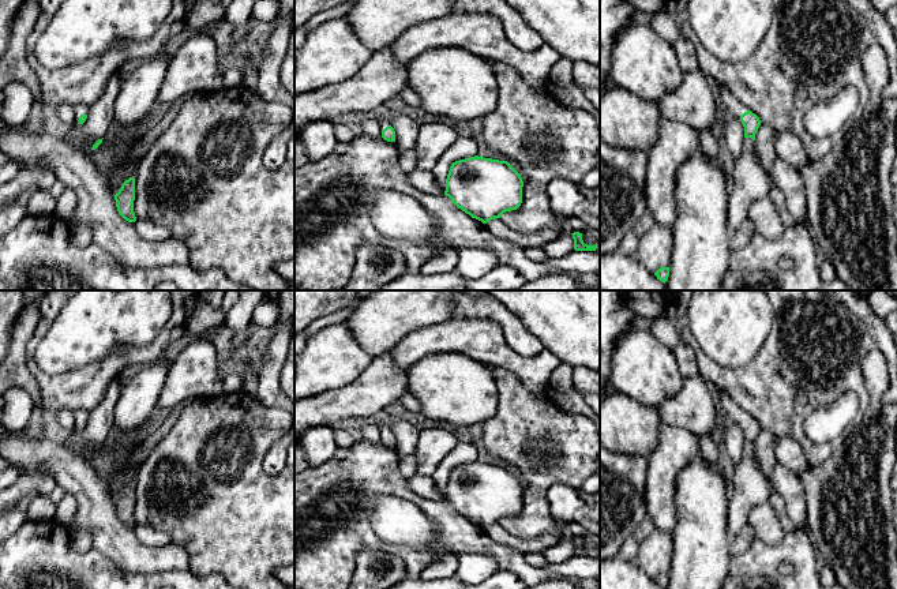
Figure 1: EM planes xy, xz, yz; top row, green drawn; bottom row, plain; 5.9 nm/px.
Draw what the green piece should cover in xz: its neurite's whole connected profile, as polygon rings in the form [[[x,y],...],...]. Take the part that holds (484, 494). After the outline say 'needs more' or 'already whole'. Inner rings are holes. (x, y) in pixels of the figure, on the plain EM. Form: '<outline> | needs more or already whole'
[[[474,461],[451,469],[444,500],[487,529],[521,511],[522,492],[521,480],[507,466]]] | already whole

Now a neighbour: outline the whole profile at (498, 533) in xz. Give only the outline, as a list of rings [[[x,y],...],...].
[[[500,524],[491,525],[485,533],[498,544],[510,547],[521,554],[541,554],[555,545],[559,539],[553,533],[543,534],[533,540],[525,540],[508,533]]]

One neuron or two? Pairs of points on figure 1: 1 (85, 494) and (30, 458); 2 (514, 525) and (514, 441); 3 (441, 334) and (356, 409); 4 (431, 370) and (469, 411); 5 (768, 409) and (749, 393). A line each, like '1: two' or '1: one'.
1: one
2: one
3: two
4: one
5: one

